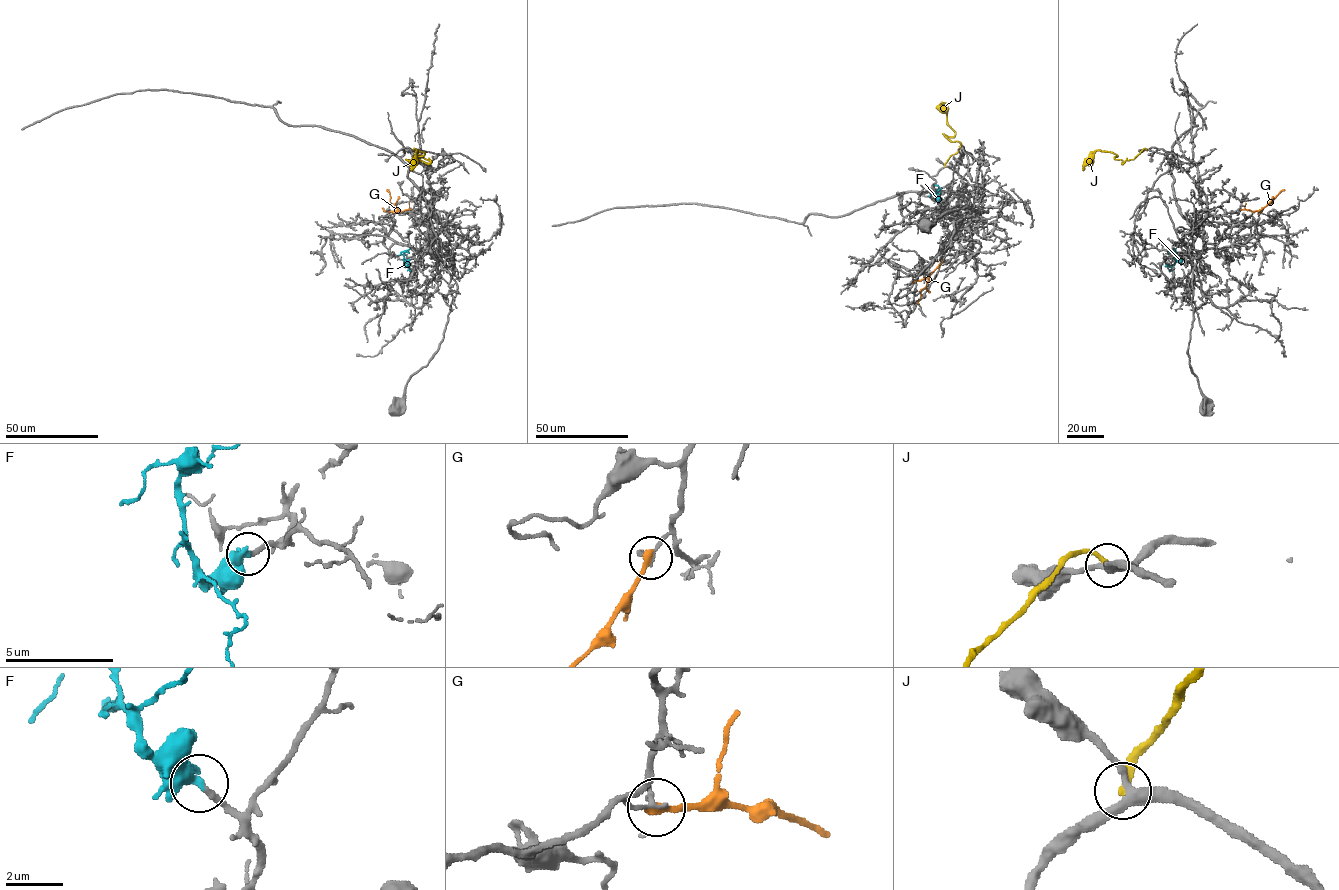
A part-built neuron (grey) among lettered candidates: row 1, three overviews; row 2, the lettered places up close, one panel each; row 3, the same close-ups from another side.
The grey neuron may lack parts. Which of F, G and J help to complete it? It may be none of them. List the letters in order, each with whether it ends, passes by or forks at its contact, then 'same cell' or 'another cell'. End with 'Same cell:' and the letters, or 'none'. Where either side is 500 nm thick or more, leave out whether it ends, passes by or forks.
F: same cell
G: it ends there; another cell
J: it ends there; another cell
Same cell: F

